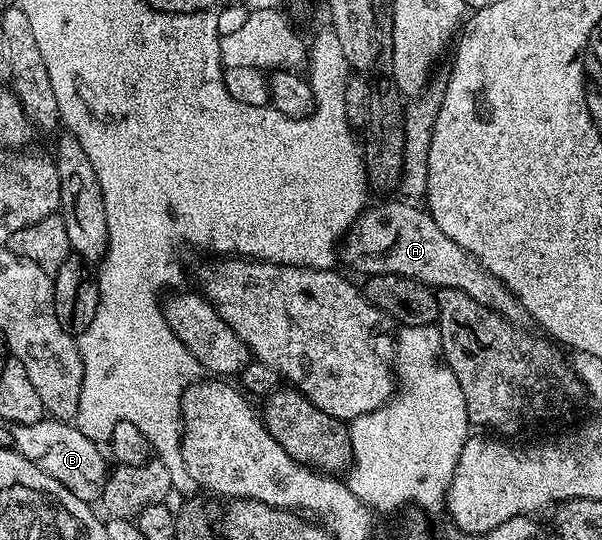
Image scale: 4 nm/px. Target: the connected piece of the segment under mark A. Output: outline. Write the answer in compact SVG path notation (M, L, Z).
M397 200L386 201L383 205L371 204L363 209L340 242L341 264L343 261L351 265L361 275L394 273L398 277L416 279L435 291L459 289L464 291L464 295L472 295L476 303L515 323L527 316L526 309L515 299L514 292L496 279L496 275L489 273L471 253L464 251L460 243L452 243L452 239L436 227L436 219L432 219L429 211L417 204Z

